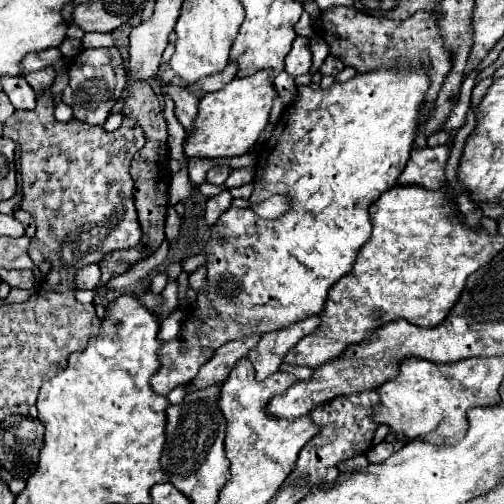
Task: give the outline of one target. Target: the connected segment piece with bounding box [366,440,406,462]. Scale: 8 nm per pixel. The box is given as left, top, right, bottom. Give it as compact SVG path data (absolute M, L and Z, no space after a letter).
M400 440L380 442L378 446L374 446L374 448L370 448L370 450L366 452L366 458L368 458L368 462L384 462L392 452L400 450L404 444L406 444L406 442L400 442Z

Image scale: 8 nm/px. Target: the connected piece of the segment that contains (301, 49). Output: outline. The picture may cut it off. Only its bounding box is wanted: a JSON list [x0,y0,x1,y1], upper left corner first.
[286,36,312,76]

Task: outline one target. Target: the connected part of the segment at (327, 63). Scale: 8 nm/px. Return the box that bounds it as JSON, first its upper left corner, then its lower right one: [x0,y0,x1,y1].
[320,56,344,76]

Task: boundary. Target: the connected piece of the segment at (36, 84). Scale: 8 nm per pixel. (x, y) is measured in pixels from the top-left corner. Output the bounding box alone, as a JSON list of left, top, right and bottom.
[24,68,56,92]

